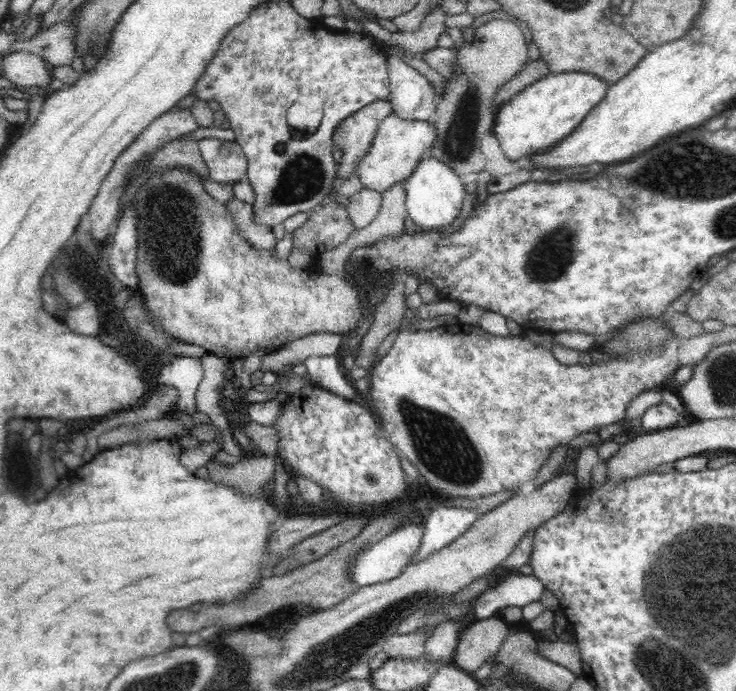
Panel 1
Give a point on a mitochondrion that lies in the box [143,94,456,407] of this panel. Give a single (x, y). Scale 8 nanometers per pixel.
(174, 255)

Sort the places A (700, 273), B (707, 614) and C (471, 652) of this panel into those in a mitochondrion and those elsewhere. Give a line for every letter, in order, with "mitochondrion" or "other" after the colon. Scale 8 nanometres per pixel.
A: other
B: mitochondrion
C: other

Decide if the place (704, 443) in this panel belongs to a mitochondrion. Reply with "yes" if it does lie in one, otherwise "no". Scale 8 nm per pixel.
no

